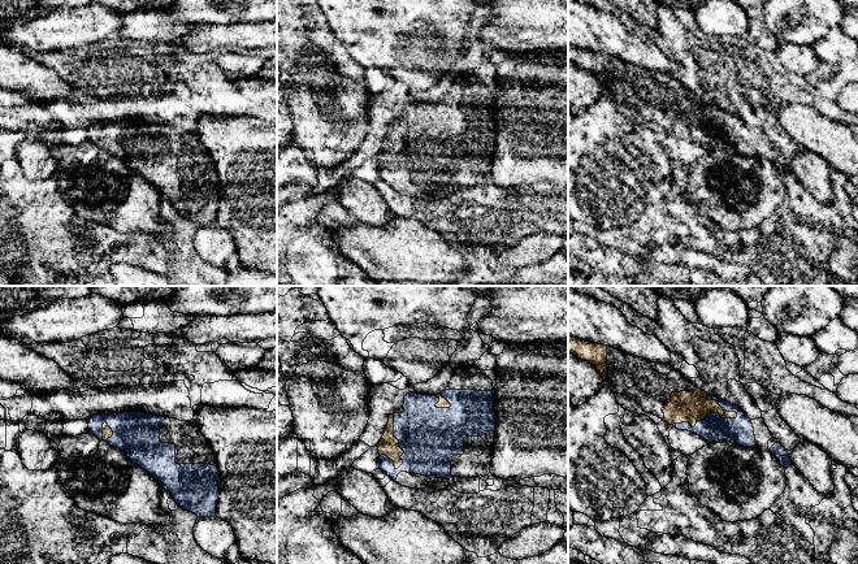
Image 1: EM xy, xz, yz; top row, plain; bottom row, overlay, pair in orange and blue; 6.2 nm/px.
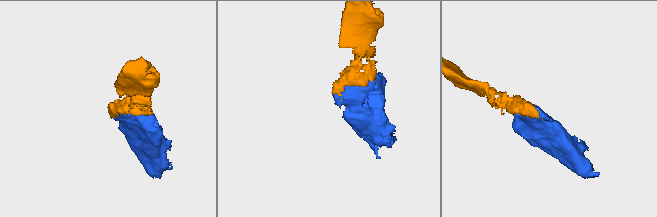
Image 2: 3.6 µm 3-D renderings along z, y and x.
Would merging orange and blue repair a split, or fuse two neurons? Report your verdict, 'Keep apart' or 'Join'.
Join

